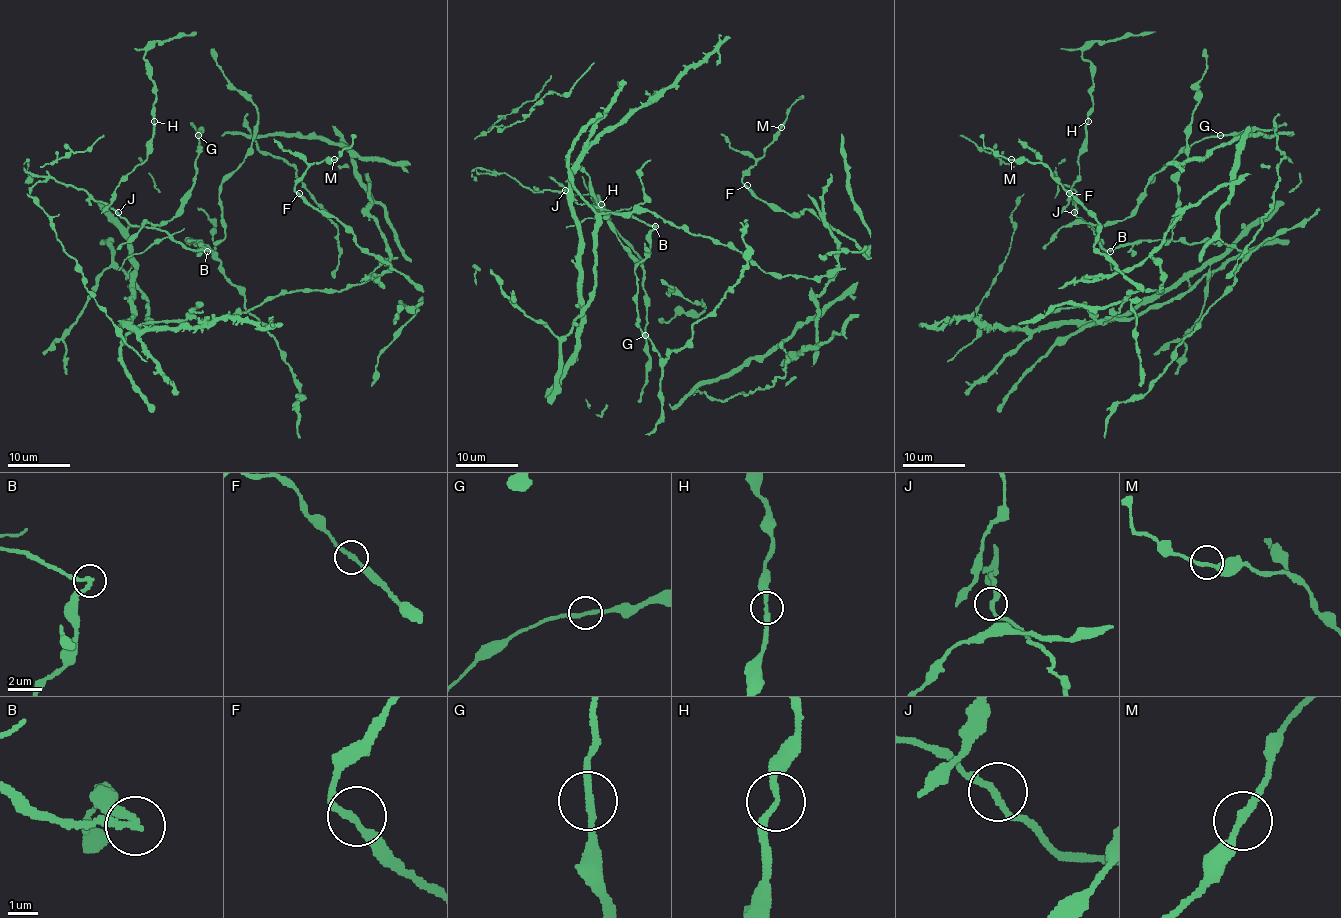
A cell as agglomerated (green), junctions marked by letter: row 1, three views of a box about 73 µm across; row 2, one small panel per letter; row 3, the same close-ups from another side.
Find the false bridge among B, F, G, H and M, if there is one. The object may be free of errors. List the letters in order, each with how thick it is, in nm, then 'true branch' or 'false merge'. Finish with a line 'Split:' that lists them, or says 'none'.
B: 200 nm thick; false merge
F: 200 nm thick; true branch
G: 240 nm thick; true branch
H: 200 nm thick; true branch
M: 220 nm thick; true branch
Split: B

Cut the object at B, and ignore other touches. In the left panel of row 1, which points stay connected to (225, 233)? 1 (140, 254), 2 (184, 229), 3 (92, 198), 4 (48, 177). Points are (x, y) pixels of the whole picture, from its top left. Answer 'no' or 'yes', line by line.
1: no
2: no
3: no
4: no

